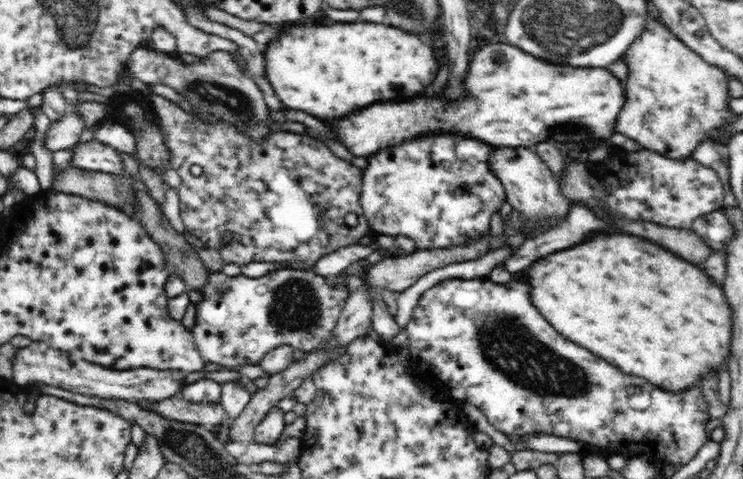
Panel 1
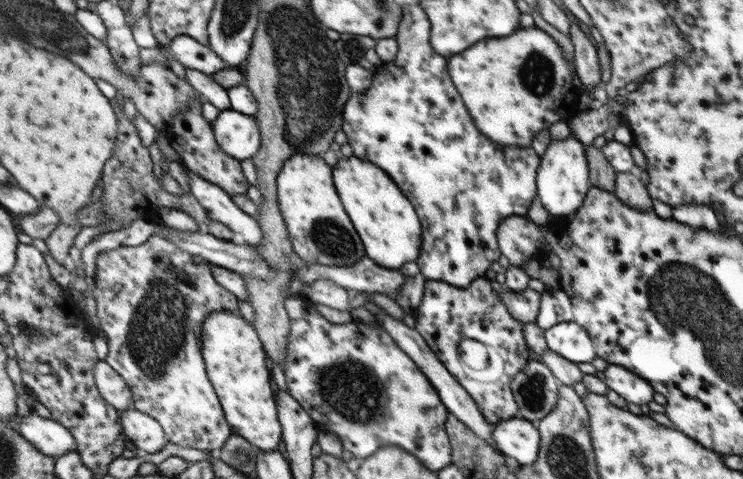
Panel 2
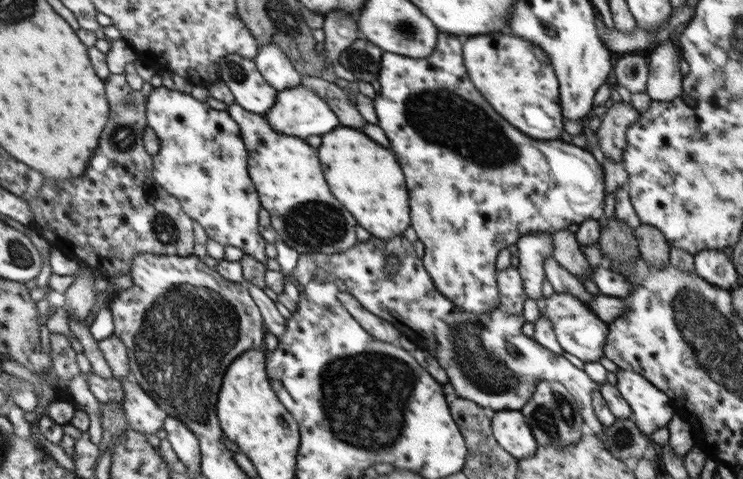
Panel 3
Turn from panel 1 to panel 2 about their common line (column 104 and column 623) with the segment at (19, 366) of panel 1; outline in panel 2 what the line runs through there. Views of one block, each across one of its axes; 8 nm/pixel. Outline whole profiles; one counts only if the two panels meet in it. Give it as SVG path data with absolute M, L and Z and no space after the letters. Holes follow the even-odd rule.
M608 364L604 370L604 382L622 398L632 404L648 404L653 400L655 390L642 377L623 366Z

